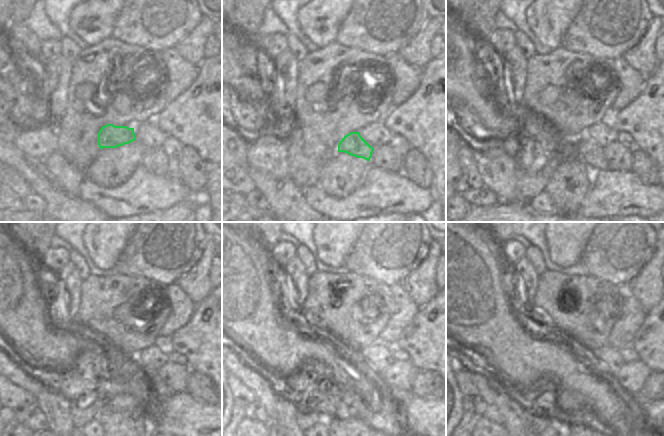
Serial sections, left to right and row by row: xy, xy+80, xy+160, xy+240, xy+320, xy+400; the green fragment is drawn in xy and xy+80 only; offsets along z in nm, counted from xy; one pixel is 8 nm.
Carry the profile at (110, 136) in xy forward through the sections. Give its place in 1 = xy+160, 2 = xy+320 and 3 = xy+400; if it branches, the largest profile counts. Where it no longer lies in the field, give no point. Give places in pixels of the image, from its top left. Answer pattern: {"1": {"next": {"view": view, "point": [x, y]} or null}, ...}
{"1": {"next": {"view": "xy+160", "point": [592, 155]}}, "2": {"next": {"view": "xy+320", "point": [400, 397]}}, "3": {"next": {"view": "xy+400", "point": [639, 396]}}}

